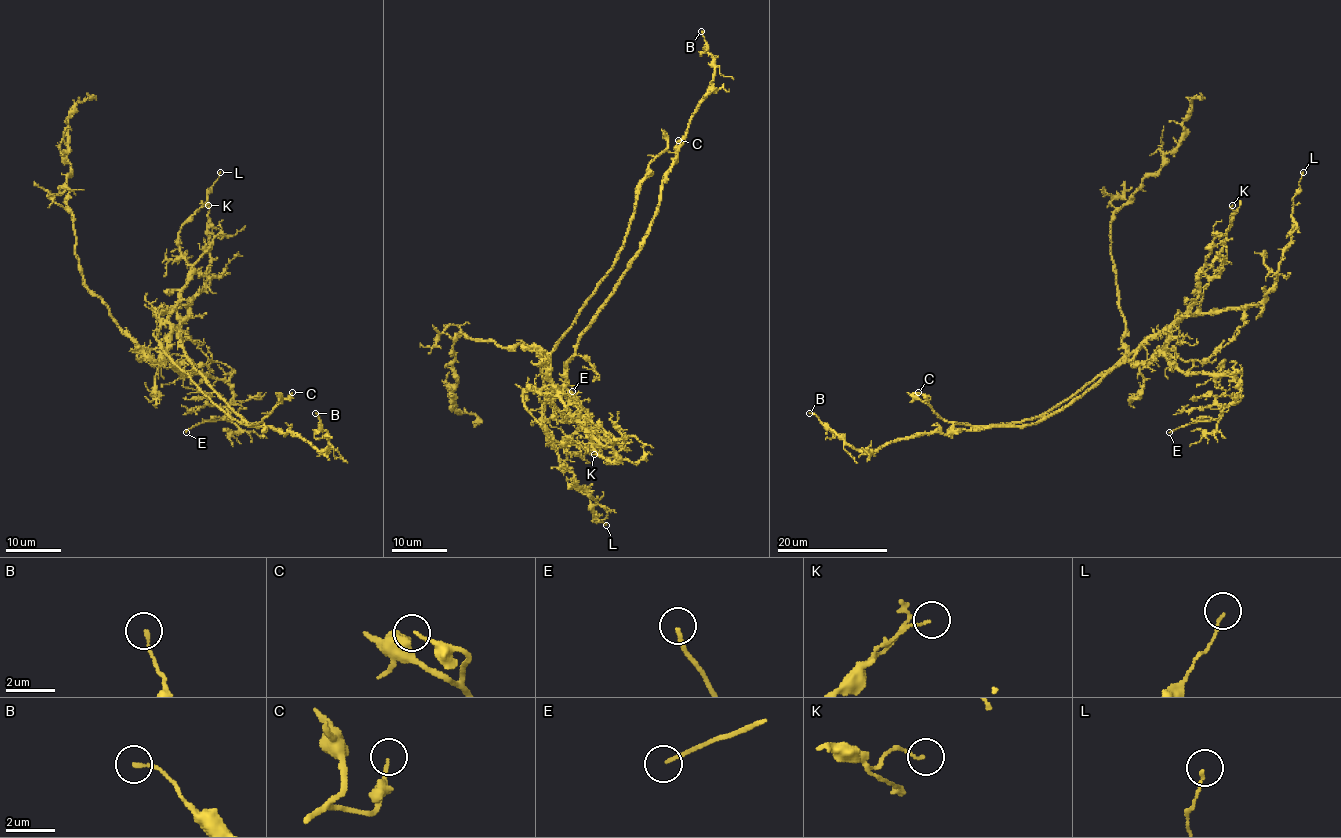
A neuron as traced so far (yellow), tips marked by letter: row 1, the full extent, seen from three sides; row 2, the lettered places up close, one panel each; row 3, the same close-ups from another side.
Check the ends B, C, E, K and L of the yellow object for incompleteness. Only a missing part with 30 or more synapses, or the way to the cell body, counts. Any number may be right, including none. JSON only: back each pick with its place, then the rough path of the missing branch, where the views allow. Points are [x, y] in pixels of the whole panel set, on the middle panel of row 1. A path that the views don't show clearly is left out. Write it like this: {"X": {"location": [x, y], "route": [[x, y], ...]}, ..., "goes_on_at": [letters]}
{"E": {"location": [572, 391], "route": [[572, 391], [558, 333], [559, 308], [552, 267], [547, 249], [534, 232]]}, "goes_on_at": ["E"]}

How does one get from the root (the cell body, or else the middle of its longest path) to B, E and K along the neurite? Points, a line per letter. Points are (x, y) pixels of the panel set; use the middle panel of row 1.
B: (565, 373), (579, 336), (606, 303), (639, 249), (659, 203), (663, 176), (711, 83), (714, 58), (701, 31)
E: (565, 373), (565, 383), (554, 388), (566, 412), (585, 431), (599, 454), (617, 461), (613, 443), (572, 391)
K: (565, 373), (565, 387), (554, 405), (569, 421), (577, 424), (565, 448), (581, 456), (594, 454)

